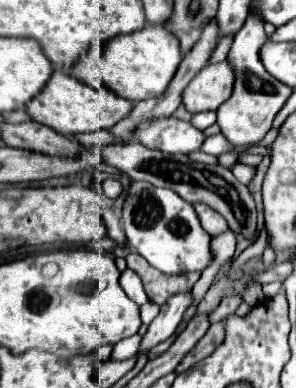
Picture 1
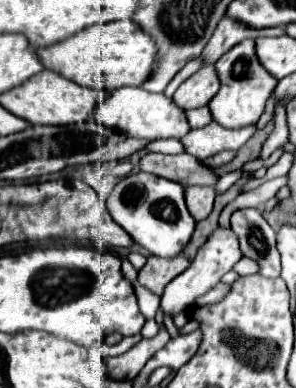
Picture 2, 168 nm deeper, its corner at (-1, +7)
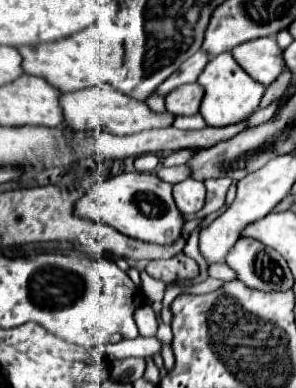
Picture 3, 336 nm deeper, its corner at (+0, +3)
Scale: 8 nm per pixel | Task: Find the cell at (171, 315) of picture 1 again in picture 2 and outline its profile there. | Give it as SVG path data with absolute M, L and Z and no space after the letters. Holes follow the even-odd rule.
M218 225L218 227L210 233L210 237L206 239L206 243L202 245L202 251L196 253L192 265L190 265L184 273L180 273L176 279L172 279L172 281L166 285L164 295L162 295L162 301L160 301L160 307L162 307L164 315L172 315L172 317L174 317L174 315L180 313L180 311L190 311L190 309L194 307L196 297L200 297L200 295L204 295L206 291L210 291L210 289L220 281L220 277L222 277L224 273L228 273L228 271L234 267L234 263L236 263L240 257L242 257L242 253L240 253L240 249L238 249L238 237L236 237L236 233L232 231L232 227L222 227L222 225Z

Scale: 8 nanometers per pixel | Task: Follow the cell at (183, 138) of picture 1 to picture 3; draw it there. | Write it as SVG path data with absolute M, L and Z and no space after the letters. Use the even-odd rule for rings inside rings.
M101 85L101 87L89 87L89 89L81 89L81 91L73 91L73 93L63 93L61 95L61 107L65 109L65 119L71 125L71 129L75 131L105 131L111 135L135 135L141 131L149 131L149 129L165 129L171 127L175 121L175 115L169 111L163 113L155 113L147 107L145 101L137 101L129 95L125 95L123 91L111 87L111 85Z

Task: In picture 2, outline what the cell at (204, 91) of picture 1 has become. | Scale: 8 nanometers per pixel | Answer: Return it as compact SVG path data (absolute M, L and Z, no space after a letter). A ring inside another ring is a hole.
M208 65L204 69L198 69L192 77L188 77L176 89L174 103L184 111L204 107L218 93L218 89L220 89L220 83L218 83L218 75L214 71L214 65Z

